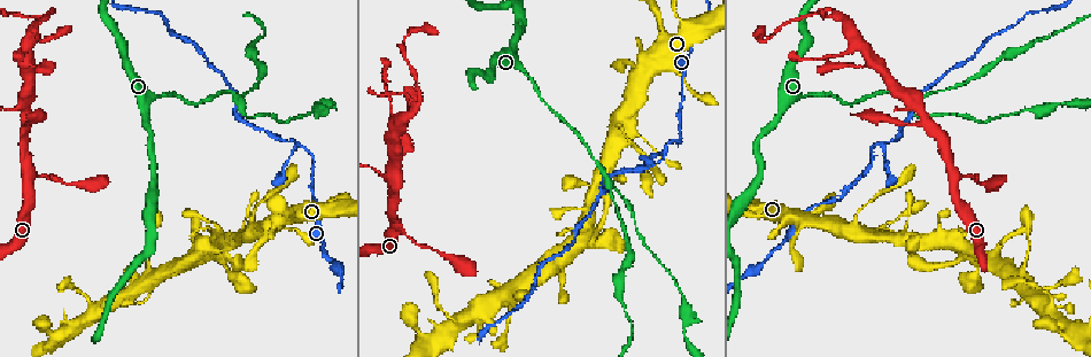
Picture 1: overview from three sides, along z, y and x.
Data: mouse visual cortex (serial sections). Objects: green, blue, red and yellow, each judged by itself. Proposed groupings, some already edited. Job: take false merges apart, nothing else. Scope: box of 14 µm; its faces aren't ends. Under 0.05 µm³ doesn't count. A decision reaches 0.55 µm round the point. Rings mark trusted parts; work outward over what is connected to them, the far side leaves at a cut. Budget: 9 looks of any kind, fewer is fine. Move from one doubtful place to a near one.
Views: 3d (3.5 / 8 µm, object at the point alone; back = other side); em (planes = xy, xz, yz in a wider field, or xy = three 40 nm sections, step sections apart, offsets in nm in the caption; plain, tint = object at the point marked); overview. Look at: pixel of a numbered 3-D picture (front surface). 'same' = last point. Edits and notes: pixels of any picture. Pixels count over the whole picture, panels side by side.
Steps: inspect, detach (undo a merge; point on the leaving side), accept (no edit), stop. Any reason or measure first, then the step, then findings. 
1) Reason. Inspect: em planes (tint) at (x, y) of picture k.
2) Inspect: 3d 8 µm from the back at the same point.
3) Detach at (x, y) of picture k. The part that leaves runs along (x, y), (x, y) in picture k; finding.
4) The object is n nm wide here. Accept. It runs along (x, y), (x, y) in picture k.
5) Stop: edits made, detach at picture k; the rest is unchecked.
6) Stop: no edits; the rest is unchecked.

Four-way junction. Inspect: 3d 3.5 µm at (1023, 272) of picture 1.

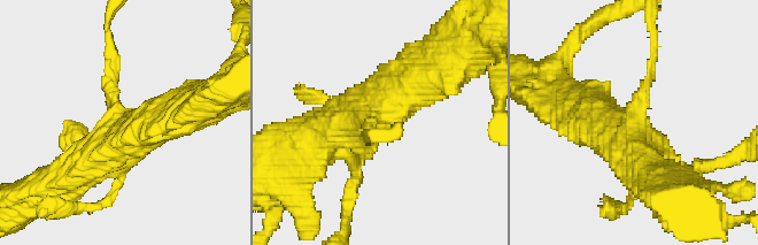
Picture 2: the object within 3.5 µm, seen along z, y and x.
Shape alone is not enough. Inspect: em xy step 3 (tint) at (632, 118) of picture 2.

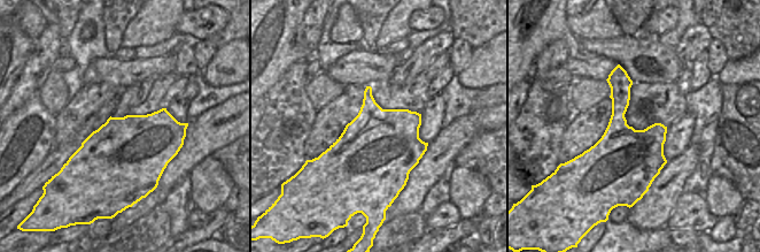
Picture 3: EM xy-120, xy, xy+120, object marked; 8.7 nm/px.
Accept. It runs along (422, 76), (369, 115), (304, 144) in picture 2; continuous, no second cell.

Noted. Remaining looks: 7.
Calibre changes. Inspect: 3d 3.5 µm from the back at (622, 129) of picture 1.

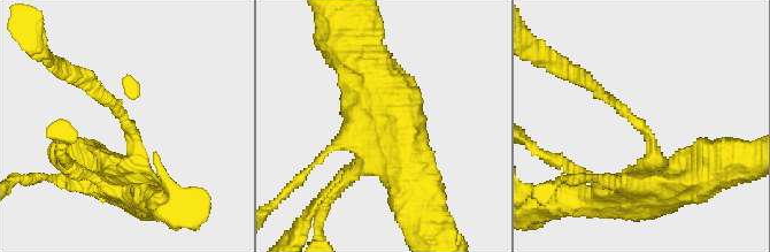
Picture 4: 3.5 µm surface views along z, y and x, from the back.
Need the tissue. Inspect: em xy step 2 (tint) at (635, 121) of picture 4.

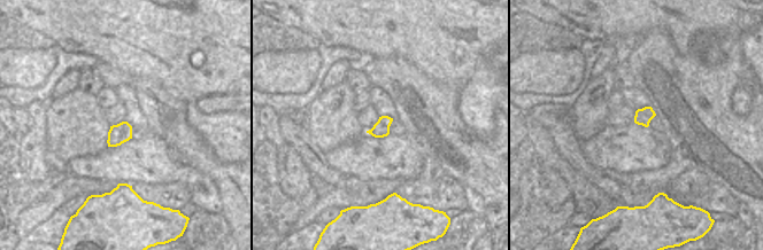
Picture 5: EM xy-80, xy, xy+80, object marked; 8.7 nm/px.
Inspect: em xy step 5 (tint) at the same point.

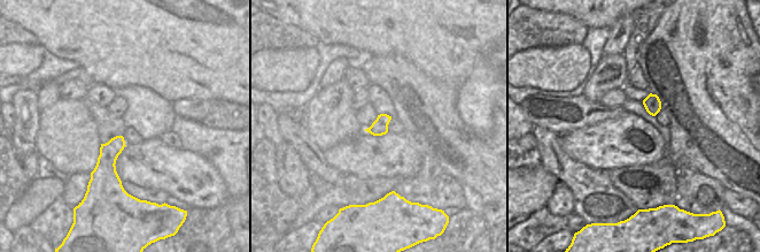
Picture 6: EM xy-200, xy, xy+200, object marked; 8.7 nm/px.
Accept. It runs along (659, 188), (653, 142), (587, 82) in picture 4; continuous, no second cell.

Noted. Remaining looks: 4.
A narrow waist. Inspect: 3d 8 µm at (312, 199) of picture 1.

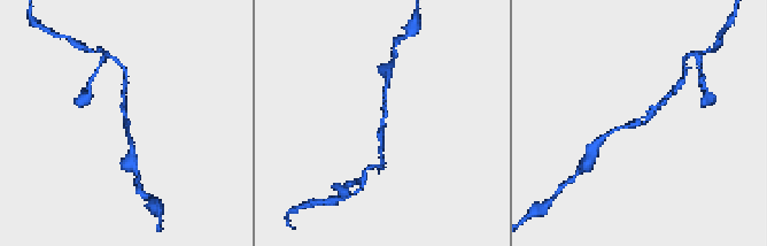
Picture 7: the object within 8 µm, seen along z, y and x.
Inspect: em xy step 2 (tint) at (386, 127) of picture 7.

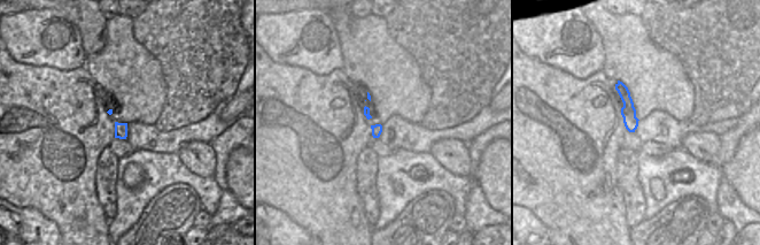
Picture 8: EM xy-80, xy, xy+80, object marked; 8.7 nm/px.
Accept. It runs along (619, 85), (628, 104), (631, 129) in picture 8; continuous, no second cell.

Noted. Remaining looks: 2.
Two arms in line, one across. Inspect: 3d 3.5 µm at (882, 143) of picture 1.

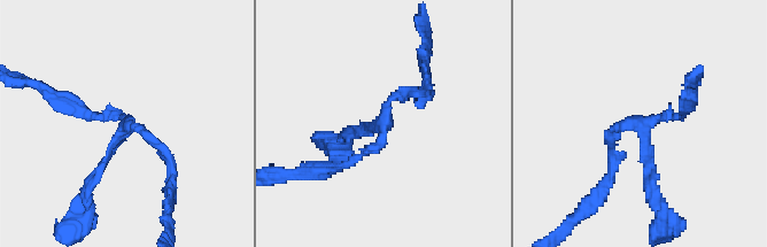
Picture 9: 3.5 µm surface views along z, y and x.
3 arms meet here; the arms are 150, 150, 150 nm wide; now the EM. Inspect: em xy step 2 (tint) at (641, 125) of picture 9.

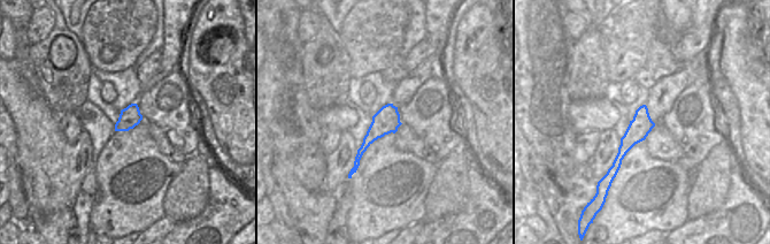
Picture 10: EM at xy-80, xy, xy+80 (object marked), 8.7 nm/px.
Accept. It runs along (644, 108), (641, 124), (611, 172) in picture 10; one cell here.

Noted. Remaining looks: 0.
Stop: no edits; the rest is unchecked.

